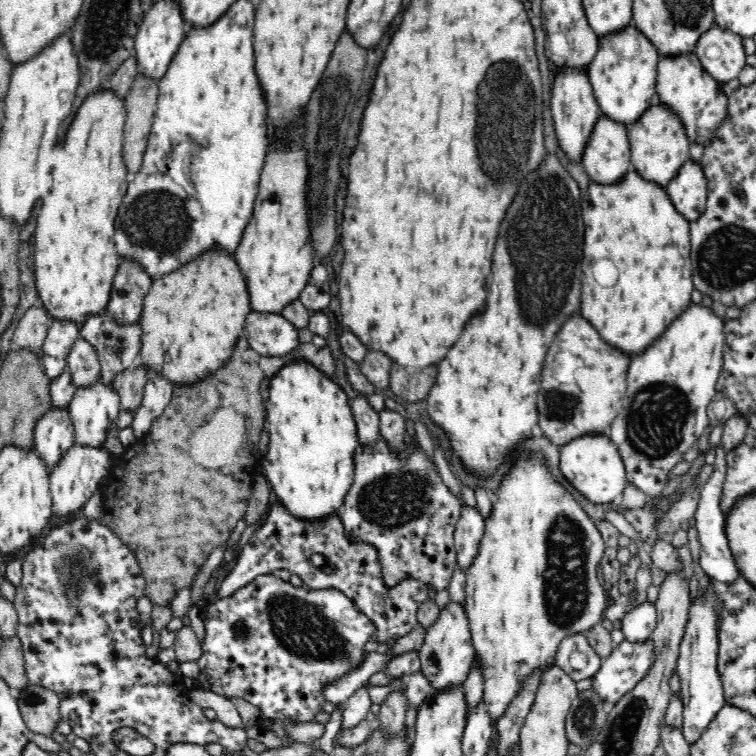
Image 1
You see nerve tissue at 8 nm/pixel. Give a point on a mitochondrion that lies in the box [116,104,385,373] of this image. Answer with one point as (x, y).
(157, 221)

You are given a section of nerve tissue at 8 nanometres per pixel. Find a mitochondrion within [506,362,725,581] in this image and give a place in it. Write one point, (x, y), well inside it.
(657, 414)

